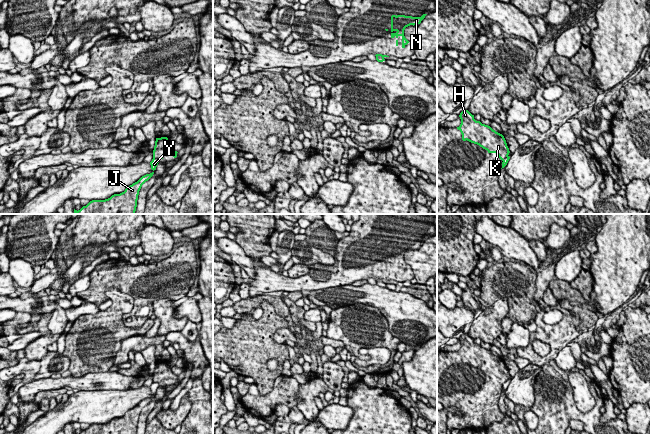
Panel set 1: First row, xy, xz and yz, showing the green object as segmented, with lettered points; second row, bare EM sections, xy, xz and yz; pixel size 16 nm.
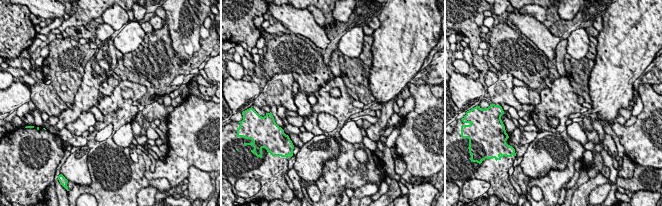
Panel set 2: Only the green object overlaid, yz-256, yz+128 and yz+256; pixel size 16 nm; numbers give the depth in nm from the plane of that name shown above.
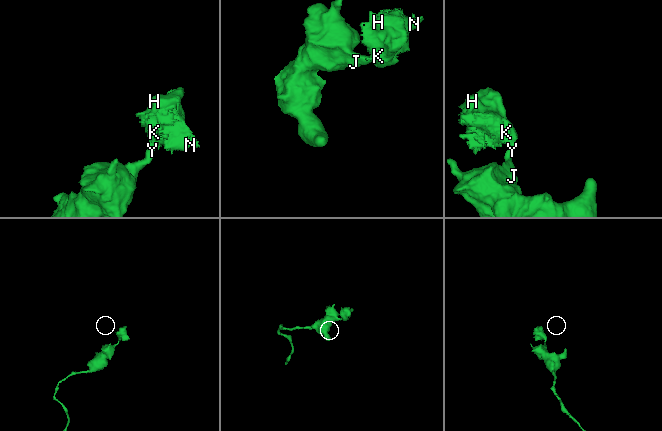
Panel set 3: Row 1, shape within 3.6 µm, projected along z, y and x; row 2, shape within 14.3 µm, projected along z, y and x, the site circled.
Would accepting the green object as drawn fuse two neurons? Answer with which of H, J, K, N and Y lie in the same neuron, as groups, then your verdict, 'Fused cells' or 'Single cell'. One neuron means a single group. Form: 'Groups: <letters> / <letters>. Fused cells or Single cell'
Groups: H K N / J Y. Fused cells

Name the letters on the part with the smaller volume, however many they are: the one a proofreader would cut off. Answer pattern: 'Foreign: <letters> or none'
Foreign: H, K, N

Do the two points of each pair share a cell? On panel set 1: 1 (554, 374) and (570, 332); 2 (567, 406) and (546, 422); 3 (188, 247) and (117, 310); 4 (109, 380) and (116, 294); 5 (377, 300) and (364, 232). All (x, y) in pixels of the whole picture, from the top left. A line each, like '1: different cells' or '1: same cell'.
1: same cell
2: same cell
3: different cells
4: different cells
5: different cells

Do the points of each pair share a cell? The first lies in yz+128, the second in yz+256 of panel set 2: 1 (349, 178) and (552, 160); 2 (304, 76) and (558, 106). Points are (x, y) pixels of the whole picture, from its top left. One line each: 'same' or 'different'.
1: different
2: different

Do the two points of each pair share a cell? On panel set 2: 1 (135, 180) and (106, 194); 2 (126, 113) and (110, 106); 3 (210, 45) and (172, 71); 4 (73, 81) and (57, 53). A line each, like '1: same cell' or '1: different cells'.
1: same cell
2: same cell
3: same cell
4: same cell

